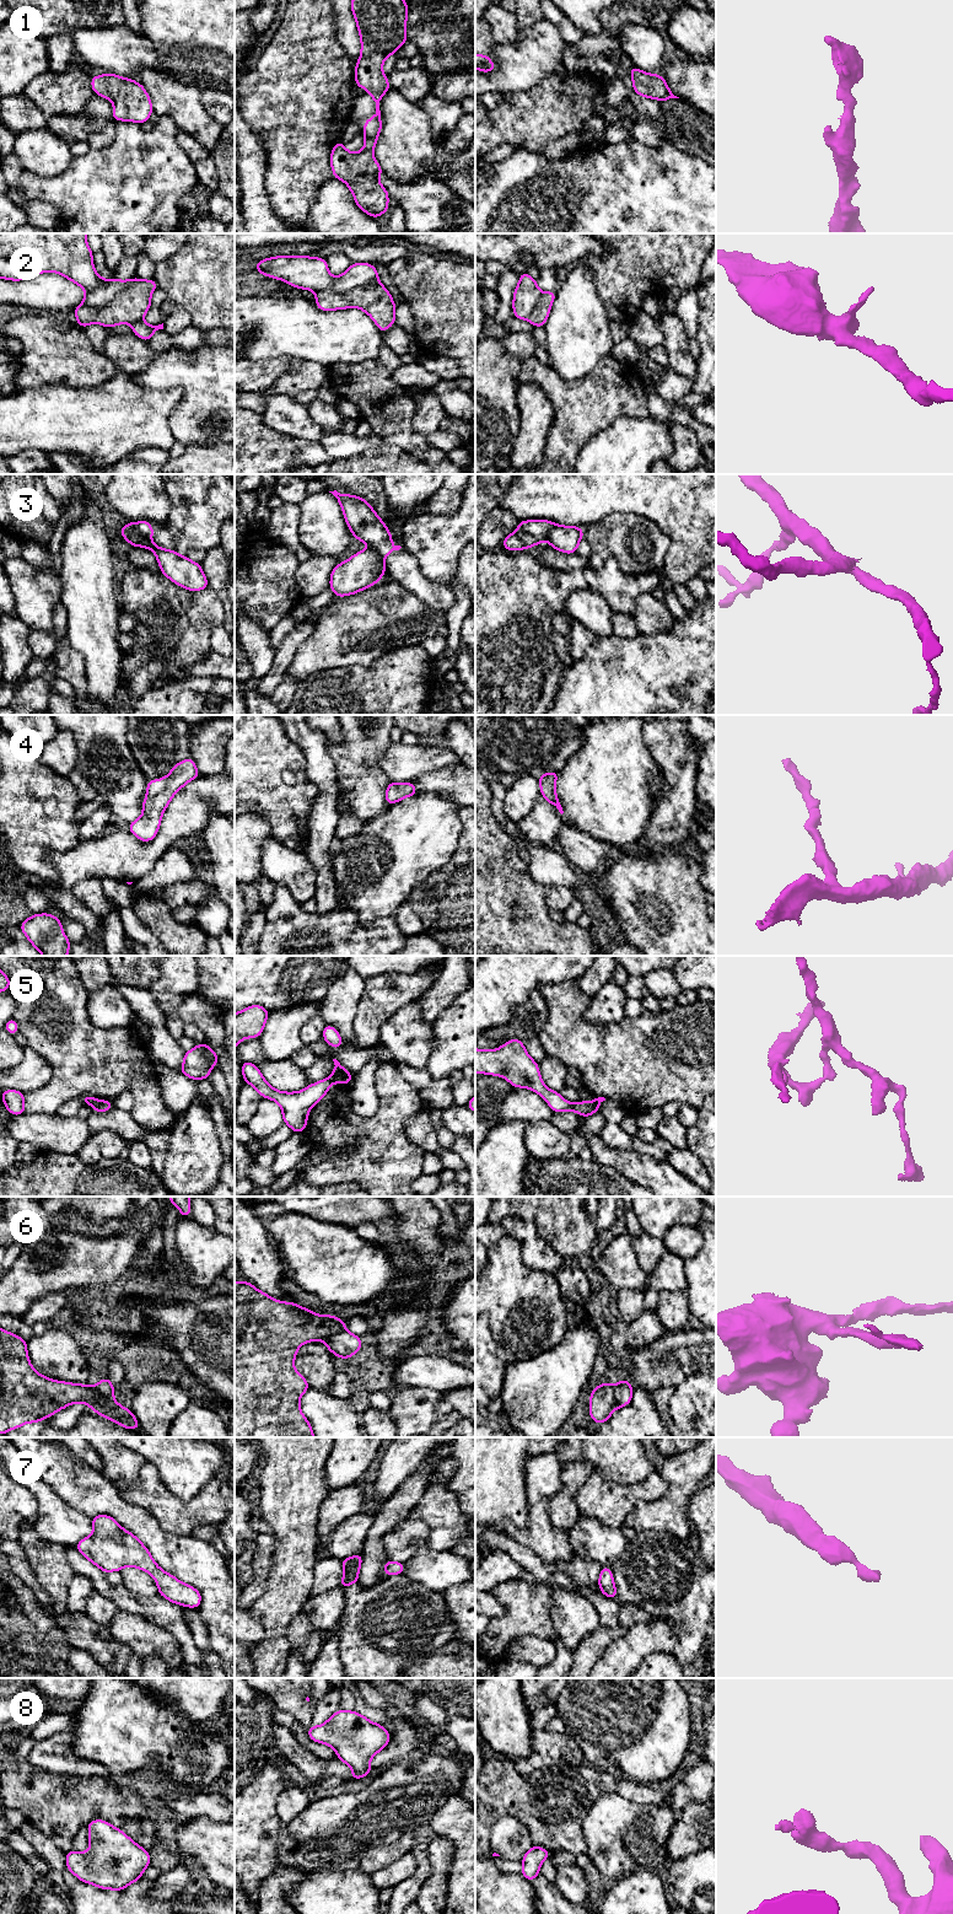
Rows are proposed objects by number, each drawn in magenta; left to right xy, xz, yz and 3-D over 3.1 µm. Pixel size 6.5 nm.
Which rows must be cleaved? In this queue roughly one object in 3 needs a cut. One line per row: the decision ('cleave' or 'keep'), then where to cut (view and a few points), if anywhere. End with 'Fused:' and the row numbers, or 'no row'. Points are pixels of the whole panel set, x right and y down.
1: keep | no cut
2: cleave | xz (378, 283), (361, 285), (342, 292), (316, 291)
3: cleave | xy (132, 523), (147, 537)
4: keep | no cut
5: cleave | xz (330, 1078), (335, 1081)
6: cleave | xz (344, 1329), (322, 1339)
7: keep | no cut
8: keep | no cut
Fused: 2, 3, 5, 6

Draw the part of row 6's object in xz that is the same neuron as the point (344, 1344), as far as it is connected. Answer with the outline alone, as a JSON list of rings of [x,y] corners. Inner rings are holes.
[[[343,1330],[332,1337],[323,1338],[322,1340],[329,1351],[332,1351],[335,1356],[341,1357],[343,1360],[355,1355],[356,1351],[364,1346],[361,1338],[348,1330]]]

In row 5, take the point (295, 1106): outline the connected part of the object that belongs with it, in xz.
[[[242,1060],[242,1074],[244,1082],[253,1086],[263,1098],[270,1098],[280,1104],[282,1122],[294,1133],[305,1131],[309,1109],[325,1096],[329,1087],[335,1082],[332,1077],[327,1077],[298,1092],[281,1092],[271,1087],[260,1070],[249,1061]]]

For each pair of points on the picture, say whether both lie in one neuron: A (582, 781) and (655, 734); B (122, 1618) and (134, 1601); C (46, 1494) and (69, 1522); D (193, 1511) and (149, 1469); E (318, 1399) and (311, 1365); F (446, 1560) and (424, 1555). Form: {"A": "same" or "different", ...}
{"A": "different", "B": "different", "C": "same", "D": "same", "E": "different", "F": "same"}

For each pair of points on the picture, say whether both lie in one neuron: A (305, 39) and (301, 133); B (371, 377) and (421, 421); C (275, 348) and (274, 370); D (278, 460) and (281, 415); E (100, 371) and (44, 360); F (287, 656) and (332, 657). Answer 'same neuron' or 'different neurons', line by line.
A: same neuron
B: different neurons
C: different neurons
D: different neurons
E: same neuron
F: different neurons

